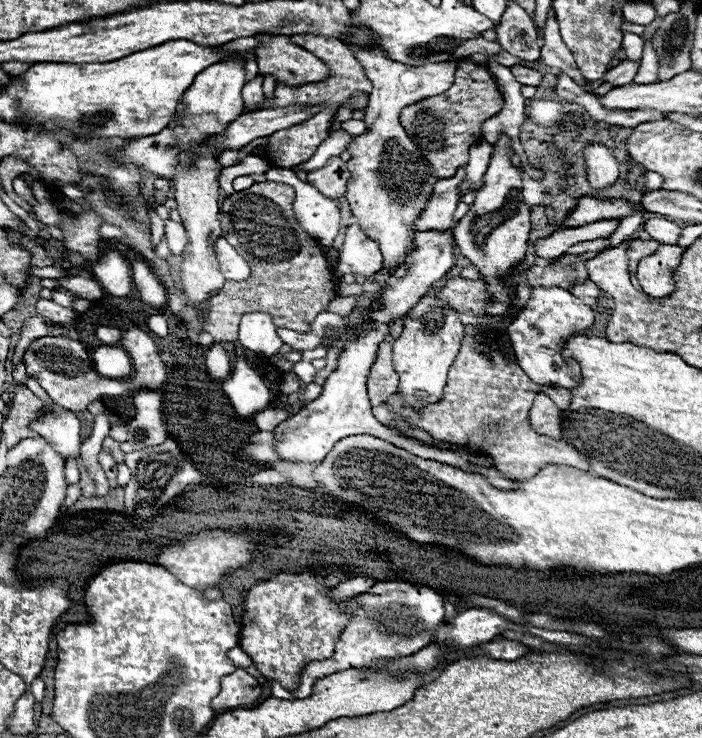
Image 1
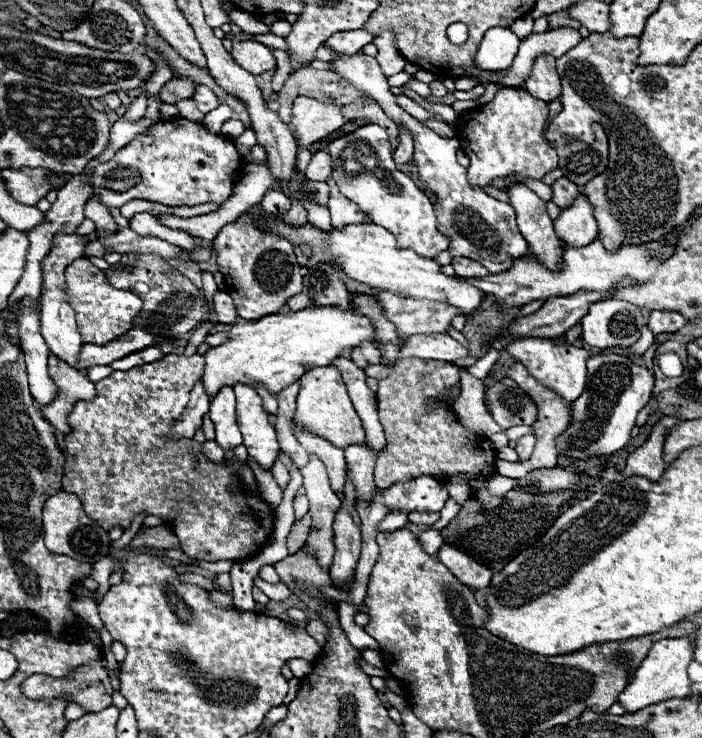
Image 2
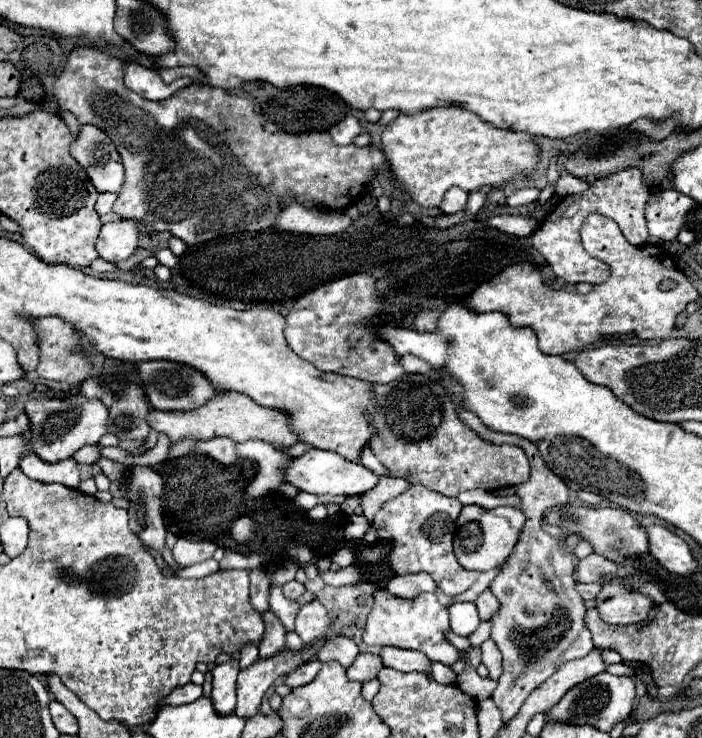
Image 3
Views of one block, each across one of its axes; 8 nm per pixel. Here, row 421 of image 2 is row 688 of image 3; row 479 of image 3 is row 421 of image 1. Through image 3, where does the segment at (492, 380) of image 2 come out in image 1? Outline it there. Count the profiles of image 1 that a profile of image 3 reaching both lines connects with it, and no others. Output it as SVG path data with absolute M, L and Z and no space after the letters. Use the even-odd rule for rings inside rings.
M540 392L536 396L528 420L538 434L550 436L554 440L560 438L560 408L546 394Z

